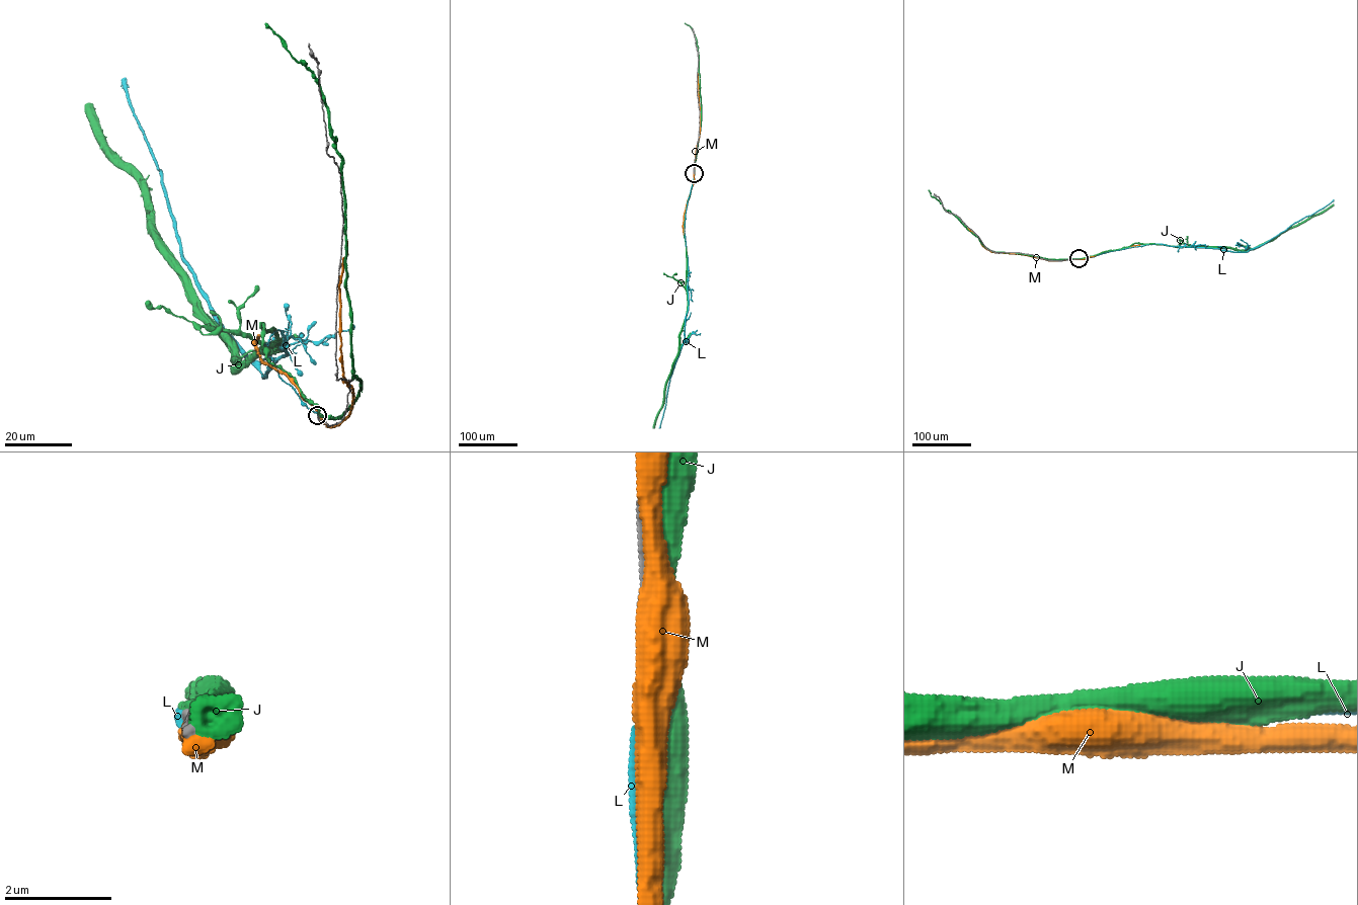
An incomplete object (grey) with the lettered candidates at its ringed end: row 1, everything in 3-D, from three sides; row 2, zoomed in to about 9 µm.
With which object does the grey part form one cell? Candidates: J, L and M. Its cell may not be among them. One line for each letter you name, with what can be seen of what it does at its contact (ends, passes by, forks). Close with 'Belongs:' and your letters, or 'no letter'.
L: it ends
Belongs: L

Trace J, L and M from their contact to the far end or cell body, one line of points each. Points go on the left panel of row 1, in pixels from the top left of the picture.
J: (318, 414), (267, 358), (262, 325), (272, 330), (271, 345), (282, 345), (247, 363), (236, 365), (231, 344)
L: (318, 415), (267, 363), (263, 344), (281, 331), (288, 353), (263, 377), (217, 325), (183, 260), (124, 77)
M: (318, 415), (328, 426), (333, 426), (351, 409), (351, 388), (344, 382), (340, 351), (339, 277), (346, 239)

